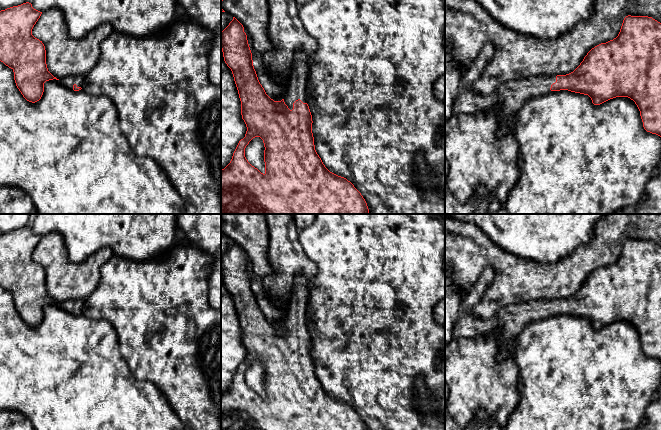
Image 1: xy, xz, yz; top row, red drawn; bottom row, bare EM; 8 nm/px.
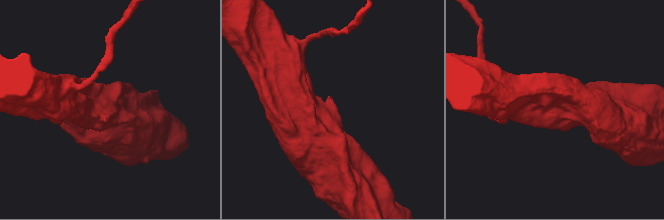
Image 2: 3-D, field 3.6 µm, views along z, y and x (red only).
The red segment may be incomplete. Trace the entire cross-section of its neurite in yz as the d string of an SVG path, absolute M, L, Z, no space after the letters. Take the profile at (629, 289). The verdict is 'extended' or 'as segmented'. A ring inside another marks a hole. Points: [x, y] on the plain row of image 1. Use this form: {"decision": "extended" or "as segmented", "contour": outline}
{"decision": "extended", "contour": "M628 239L618 260L592 272L573 296L510 304L489 319L461 313L453 327L452 339L488 336L500 330L501 338L508 341L516 338L526 324L560 314L588 319L594 329L616 321L628 321L637 329L644 353L661 361L661 247L648 240Z"}

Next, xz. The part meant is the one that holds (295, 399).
{"decision": "extended", "contour": "M233 241L221 256L221 273L224 285L231 293L241 325L241 339L247 355L233 377L230 387L221 394L221 430L367 430L361 417L346 402L330 396L317 378L312 357L312 339L307 328L309 289L304 275L295 279L288 312L281 325L274 325L260 308L253 290L252 277L243 249ZM260 361L264 367L265 397L252 390L245 381L249 366Z"}

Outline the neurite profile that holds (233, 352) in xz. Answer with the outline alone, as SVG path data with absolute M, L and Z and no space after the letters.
M221 272L221 394L230 387L246 355L238 314L232 295L224 285Z

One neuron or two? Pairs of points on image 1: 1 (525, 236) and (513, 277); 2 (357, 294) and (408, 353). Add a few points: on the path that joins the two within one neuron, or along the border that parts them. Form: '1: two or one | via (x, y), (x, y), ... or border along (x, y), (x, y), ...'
1: two | border along (498, 245), (518, 256), (542, 262)
2: one | via (371, 309), (390, 328), (393, 338)

